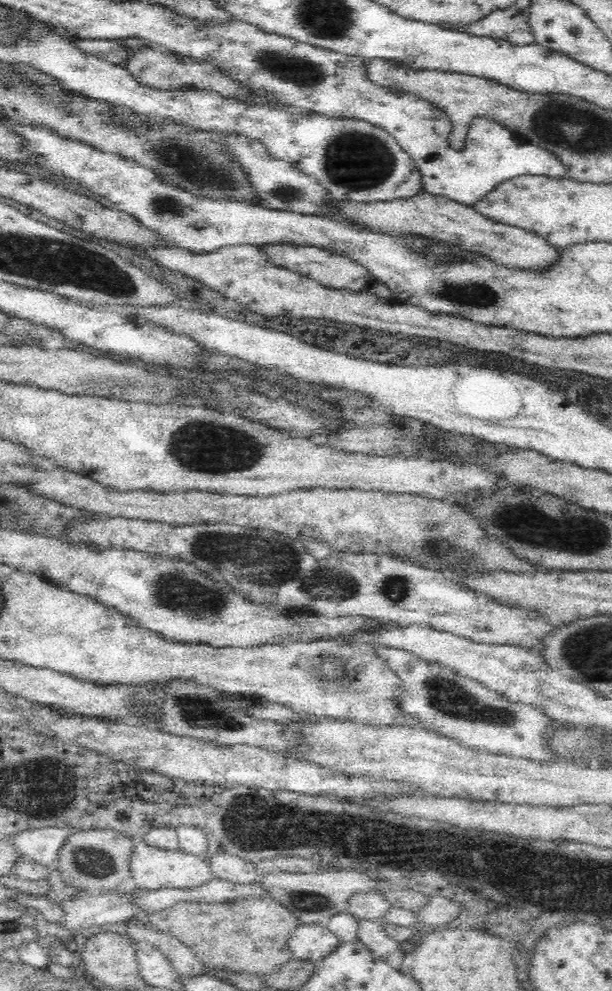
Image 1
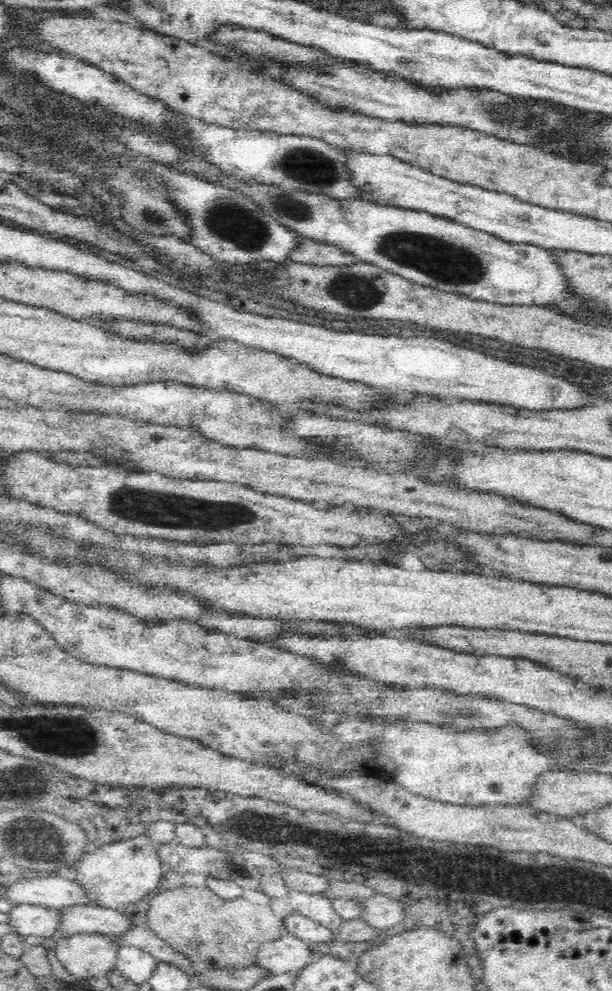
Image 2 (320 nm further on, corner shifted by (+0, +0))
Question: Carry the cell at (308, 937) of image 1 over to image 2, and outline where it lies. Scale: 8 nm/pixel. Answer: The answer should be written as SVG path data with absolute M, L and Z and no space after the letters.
M287 932L282 938L260 946L255 964L270 969L274 975L280 973L294 975L313 959L313 952L308 942Z

